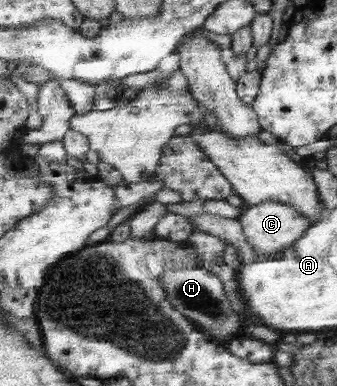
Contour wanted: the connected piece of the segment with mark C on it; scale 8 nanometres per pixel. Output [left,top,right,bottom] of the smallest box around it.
[238,201,312,259]

